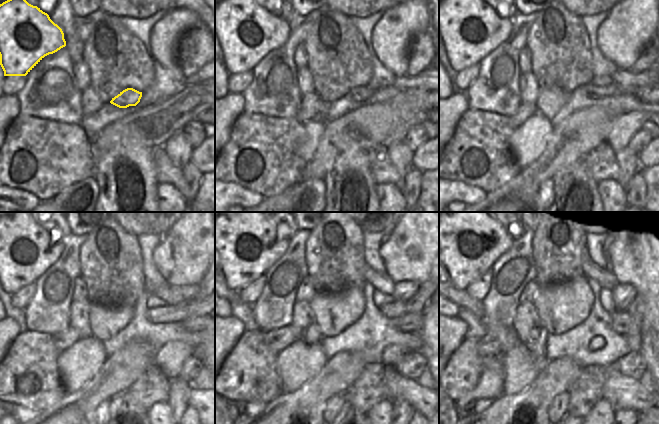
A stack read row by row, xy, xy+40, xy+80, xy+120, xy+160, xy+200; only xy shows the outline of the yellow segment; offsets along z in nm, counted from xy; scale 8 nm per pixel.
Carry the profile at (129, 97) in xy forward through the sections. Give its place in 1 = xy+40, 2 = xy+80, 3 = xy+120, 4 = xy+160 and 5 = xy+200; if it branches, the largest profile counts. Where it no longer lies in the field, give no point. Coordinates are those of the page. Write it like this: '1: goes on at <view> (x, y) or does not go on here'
1: goes on at xy+40 (361, 94)
2: goes on at xy+80 (597, 92)
3: goes on at xy+120 (177, 313)
4: goes on at xy+160 (417, 304)
5: goes on at xy+200 (634, 309)

